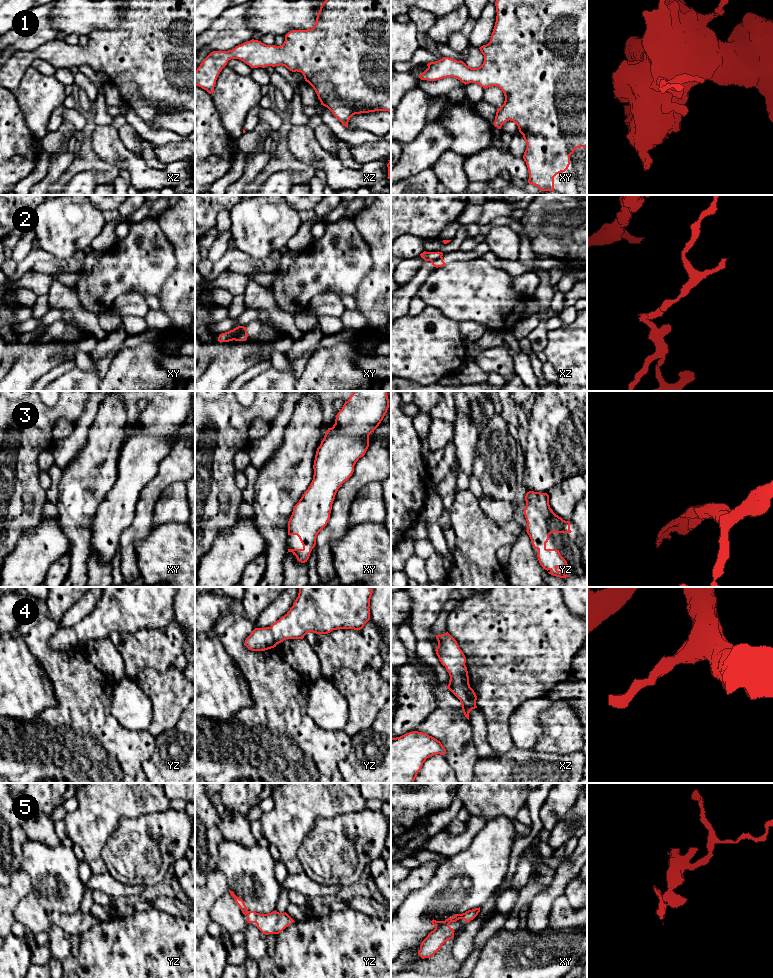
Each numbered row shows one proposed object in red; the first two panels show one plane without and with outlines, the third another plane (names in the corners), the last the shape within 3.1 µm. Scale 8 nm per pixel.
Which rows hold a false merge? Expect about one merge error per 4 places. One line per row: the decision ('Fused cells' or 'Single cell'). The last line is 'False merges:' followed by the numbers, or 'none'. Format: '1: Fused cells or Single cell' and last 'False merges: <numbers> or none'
1: Single cell
2: Fused cells
3: Single cell
4: Single cell
5: Single cell
False merges: 2

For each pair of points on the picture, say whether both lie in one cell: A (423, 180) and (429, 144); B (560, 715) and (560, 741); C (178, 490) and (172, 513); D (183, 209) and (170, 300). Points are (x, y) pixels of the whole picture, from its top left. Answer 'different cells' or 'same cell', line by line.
A: different cells
B: same cell
C: same cell
D: same cell

